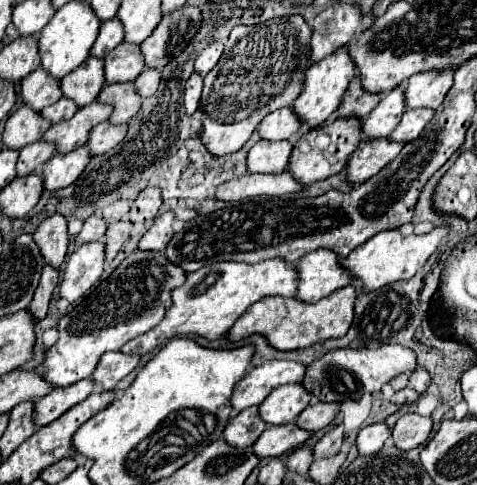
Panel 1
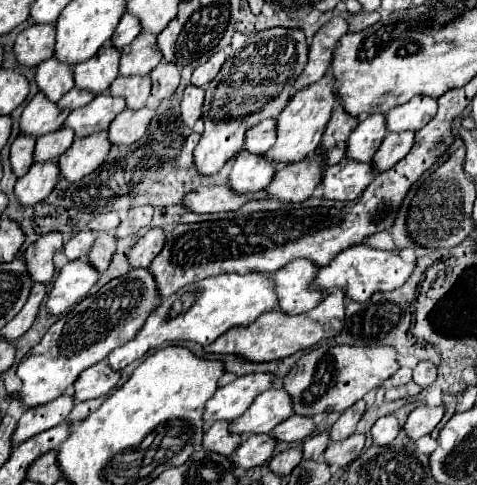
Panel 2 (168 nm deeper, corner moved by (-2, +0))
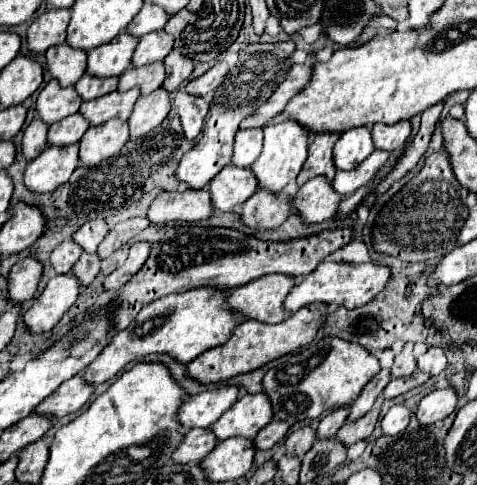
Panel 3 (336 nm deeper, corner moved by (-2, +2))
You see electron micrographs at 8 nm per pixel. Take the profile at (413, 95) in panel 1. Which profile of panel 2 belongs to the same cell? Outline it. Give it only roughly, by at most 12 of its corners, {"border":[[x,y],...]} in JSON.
{"border":[[411,99],[385,115],[387,131],[419,131],[437,99]]}

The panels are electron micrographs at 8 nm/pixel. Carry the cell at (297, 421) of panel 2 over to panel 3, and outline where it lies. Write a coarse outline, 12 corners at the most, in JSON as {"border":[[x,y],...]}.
{"border":[[271,421],[253,439],[257,449],[271,449],[289,431],[287,421]]}

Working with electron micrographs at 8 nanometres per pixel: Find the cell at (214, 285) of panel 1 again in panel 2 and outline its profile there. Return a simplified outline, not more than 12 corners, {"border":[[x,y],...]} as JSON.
{"border":[[217,275],[163,299],[107,363],[209,345],[273,309],[267,275]]}

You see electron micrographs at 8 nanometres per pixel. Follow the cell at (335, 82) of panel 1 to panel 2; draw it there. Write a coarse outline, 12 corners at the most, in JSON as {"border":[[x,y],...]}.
{"border":[[327,75],[277,117],[263,157],[291,165],[313,155],[335,99]]}

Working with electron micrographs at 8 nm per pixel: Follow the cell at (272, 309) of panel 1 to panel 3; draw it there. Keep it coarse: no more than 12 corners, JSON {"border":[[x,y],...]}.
{"border":[[327,305],[277,325],[247,319],[187,375],[201,383],[259,369],[309,345]]}

